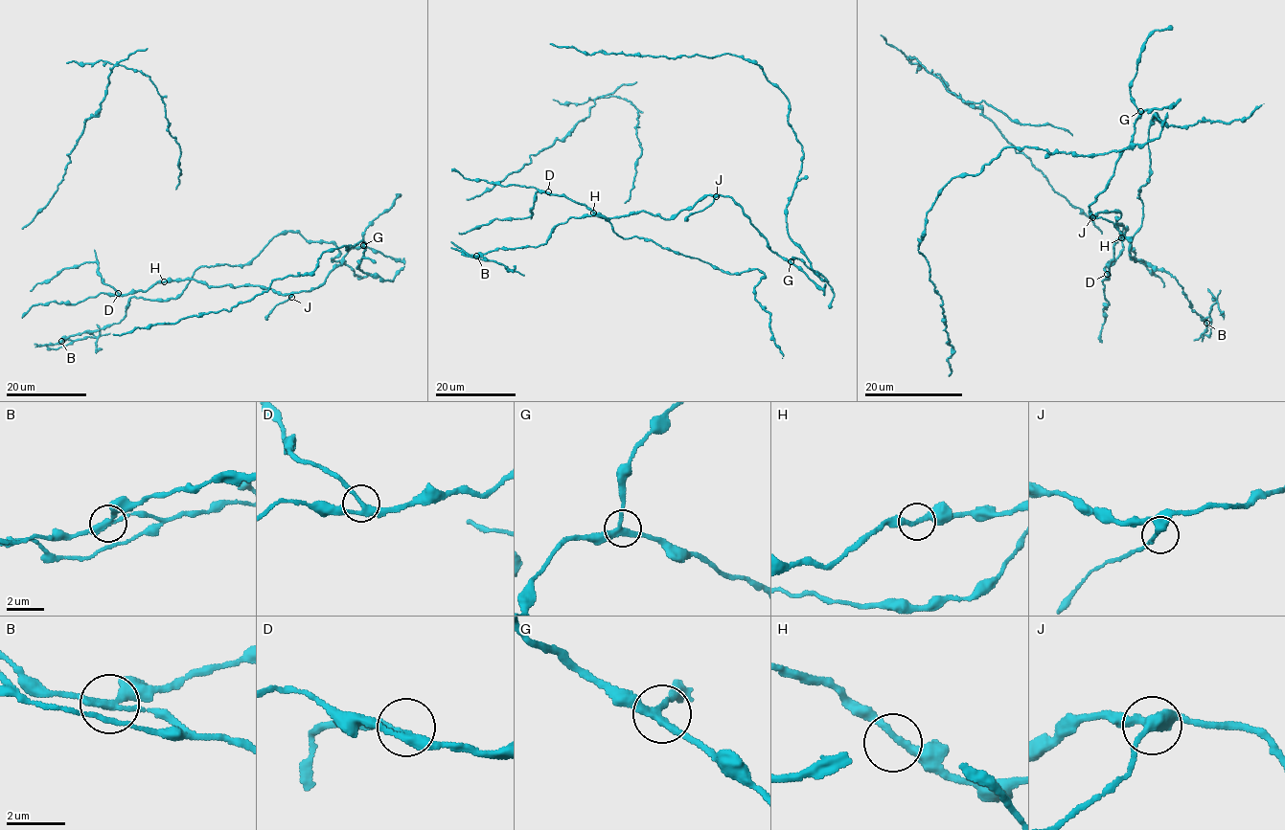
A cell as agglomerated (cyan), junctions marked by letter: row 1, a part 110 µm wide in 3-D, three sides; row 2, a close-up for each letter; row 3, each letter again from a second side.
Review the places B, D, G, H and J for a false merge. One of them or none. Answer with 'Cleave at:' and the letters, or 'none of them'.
Cleave at: B

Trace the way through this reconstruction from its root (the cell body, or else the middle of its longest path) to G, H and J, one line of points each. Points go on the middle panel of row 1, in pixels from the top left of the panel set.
G: (675, 218), (683, 210), (692, 209), (703, 196), (731, 197), (772, 251), (791, 261)
H: (675, 218), (665, 219), (644, 211), (601, 218), (593, 213)
J: (675, 218), (683, 210), (692, 209), (703, 196), (716, 196)

